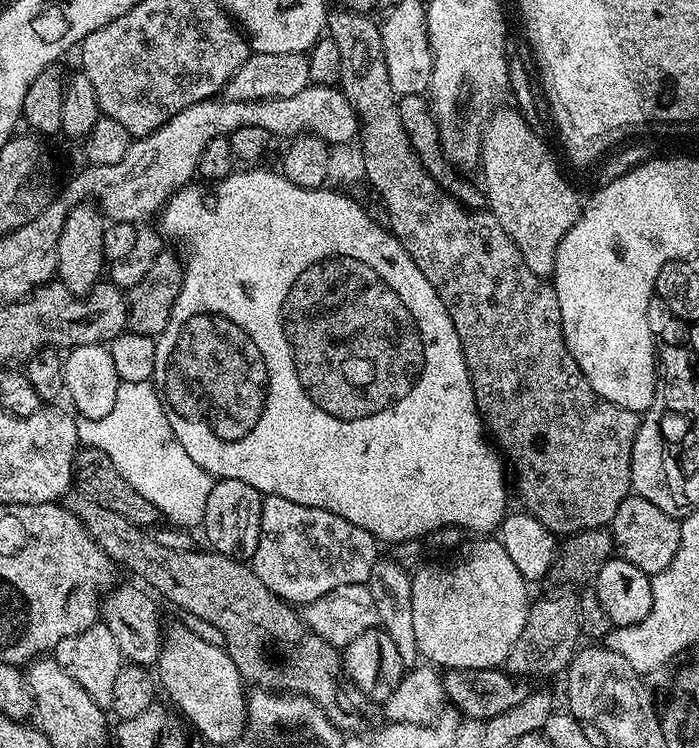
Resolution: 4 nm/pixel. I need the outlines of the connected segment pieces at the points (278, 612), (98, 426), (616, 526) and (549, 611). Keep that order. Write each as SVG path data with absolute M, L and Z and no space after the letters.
M79 490L69 491L62 503L70 510L70 514L74 514L74 518L84 523L90 538L94 538L94 542L111 558L113 564L123 571L125 568L130 575L137 576L132 578L151 589L161 601L169 600L174 607L181 608L181 613L203 618L205 622L210 622L210 626L222 630L223 648L230 654L234 666L238 666L241 676L249 685L256 684L252 686L260 690L310 698L341 730L354 727L356 720L363 718L364 711L370 707L370 701L344 675L341 649L318 638L314 630L305 626L303 615L281 596L272 593L266 582L262 582L262 578L258 578L258 574L254 574L245 561L235 560L211 550L172 550L162 546L145 529L134 522L126 522L126 518L122 518L122 514L117 514L114 510L105 510L103 506L98 506L94 498Z
M149 381L121 382L110 414L97 420L77 419L76 434L81 445L102 450L102 454L114 462L114 470L118 470L146 502L154 502L169 525L187 530L203 525L206 498L210 498L214 477L182 450L182 442L178 442L174 430L170 430L166 410L162 410L162 402Z
M635 494L627 496L618 506L618 511L614 514L610 525L610 531L617 555L651 576L668 568L670 562L673 561L674 554L680 548L680 520Z
M564 592L561 596L544 596L533 603L528 610L526 626L522 626L522 634L518 634L518 642L510 650L506 668L513 677L556 676L567 669L568 663L578 651L582 640L578 610L580 601L575 595Z

